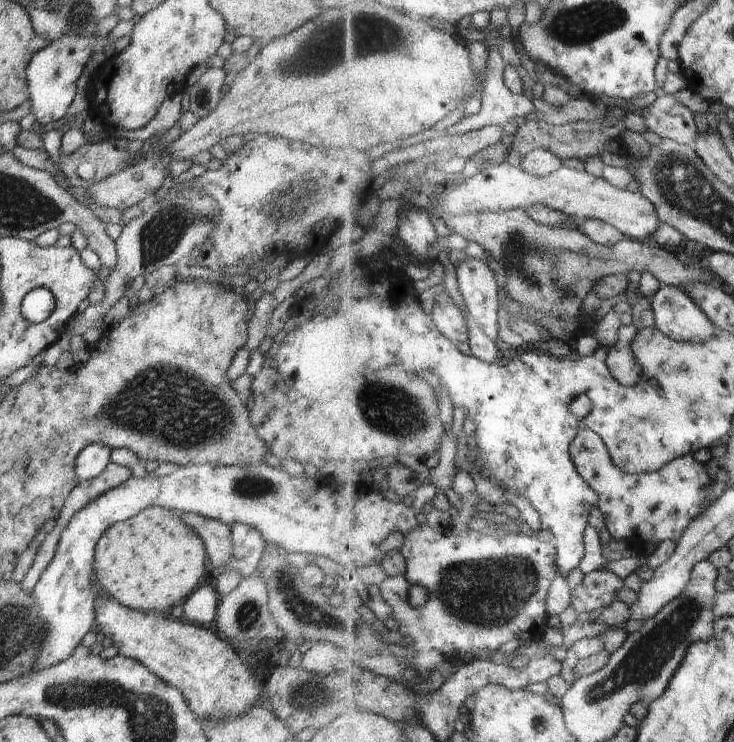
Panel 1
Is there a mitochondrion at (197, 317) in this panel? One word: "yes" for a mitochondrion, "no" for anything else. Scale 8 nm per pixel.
no

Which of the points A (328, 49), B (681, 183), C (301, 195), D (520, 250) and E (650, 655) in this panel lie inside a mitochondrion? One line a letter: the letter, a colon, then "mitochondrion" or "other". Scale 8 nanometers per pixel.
A: mitochondrion
B: mitochondrion
C: mitochondrion
D: mitochondrion
E: mitochondrion

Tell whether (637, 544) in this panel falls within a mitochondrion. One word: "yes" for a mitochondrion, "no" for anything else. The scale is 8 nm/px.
no

